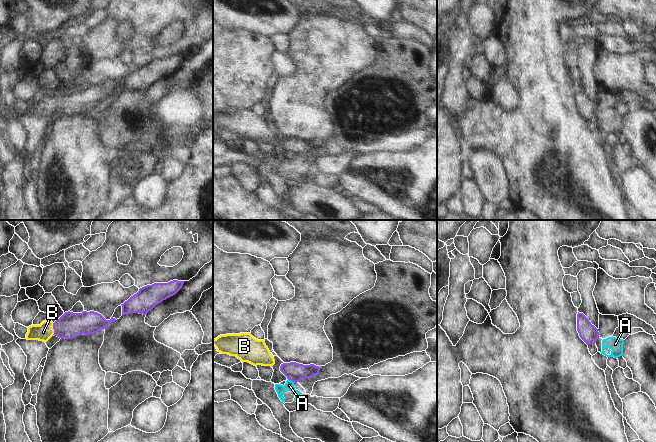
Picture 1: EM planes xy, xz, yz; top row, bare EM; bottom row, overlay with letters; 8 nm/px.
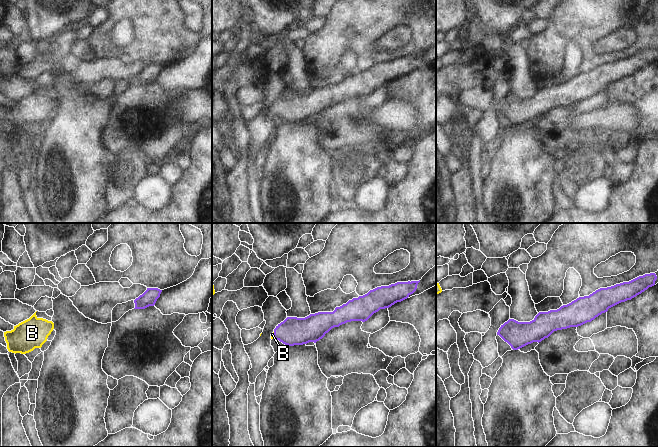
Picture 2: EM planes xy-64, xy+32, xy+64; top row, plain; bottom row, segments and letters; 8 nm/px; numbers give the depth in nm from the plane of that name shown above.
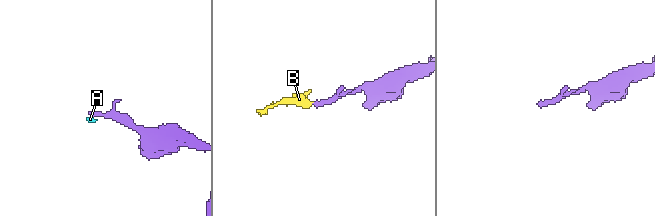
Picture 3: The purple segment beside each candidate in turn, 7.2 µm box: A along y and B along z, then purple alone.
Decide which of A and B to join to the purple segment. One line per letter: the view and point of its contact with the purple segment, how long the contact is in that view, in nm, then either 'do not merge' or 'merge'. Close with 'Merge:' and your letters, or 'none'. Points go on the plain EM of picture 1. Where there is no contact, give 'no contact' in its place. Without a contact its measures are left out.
A: contact xz (291, 156); length 50 nm; do not merge
B: contact xy (53, 104); length 100 nm; merge
Merge: B

